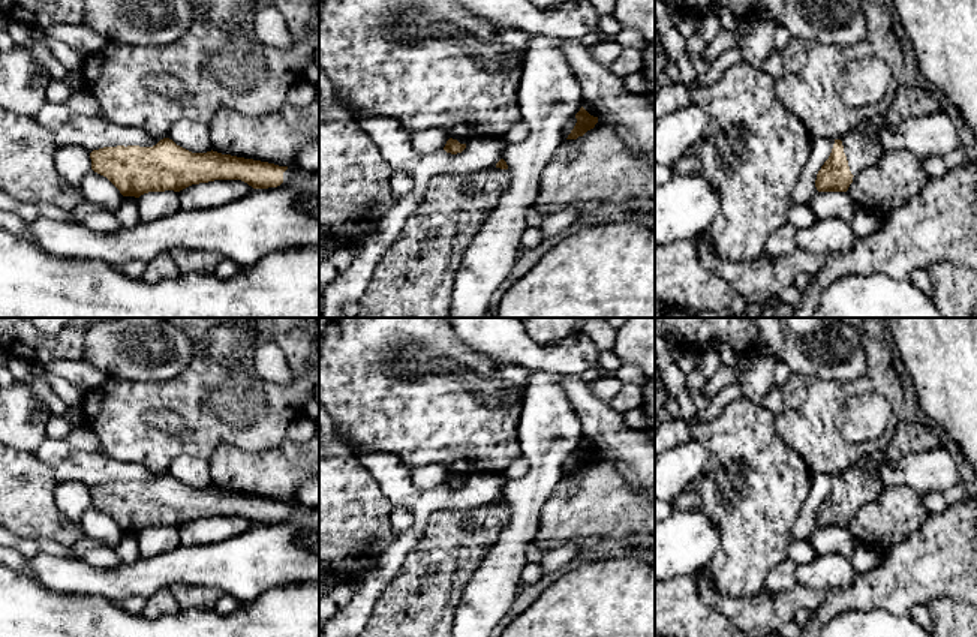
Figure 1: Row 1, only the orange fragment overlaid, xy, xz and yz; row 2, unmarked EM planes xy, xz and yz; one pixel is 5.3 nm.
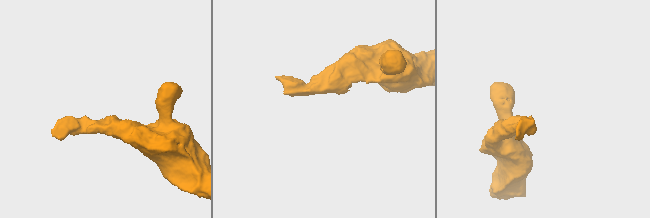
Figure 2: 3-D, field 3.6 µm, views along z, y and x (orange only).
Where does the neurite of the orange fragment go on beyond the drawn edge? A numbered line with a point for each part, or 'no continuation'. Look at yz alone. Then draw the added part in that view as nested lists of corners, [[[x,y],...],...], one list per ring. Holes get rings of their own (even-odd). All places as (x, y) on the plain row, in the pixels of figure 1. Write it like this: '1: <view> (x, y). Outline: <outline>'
1: yz (862, 486). Outline: [[[851,465],[841,477],[853,511],[875,502],[886,489],[874,472],[857,465]]]

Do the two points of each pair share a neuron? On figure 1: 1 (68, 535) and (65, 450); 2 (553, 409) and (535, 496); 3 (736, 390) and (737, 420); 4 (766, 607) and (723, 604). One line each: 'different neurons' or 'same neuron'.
1: different neurons
2: same neuron
3: different neurons
4: same neuron

